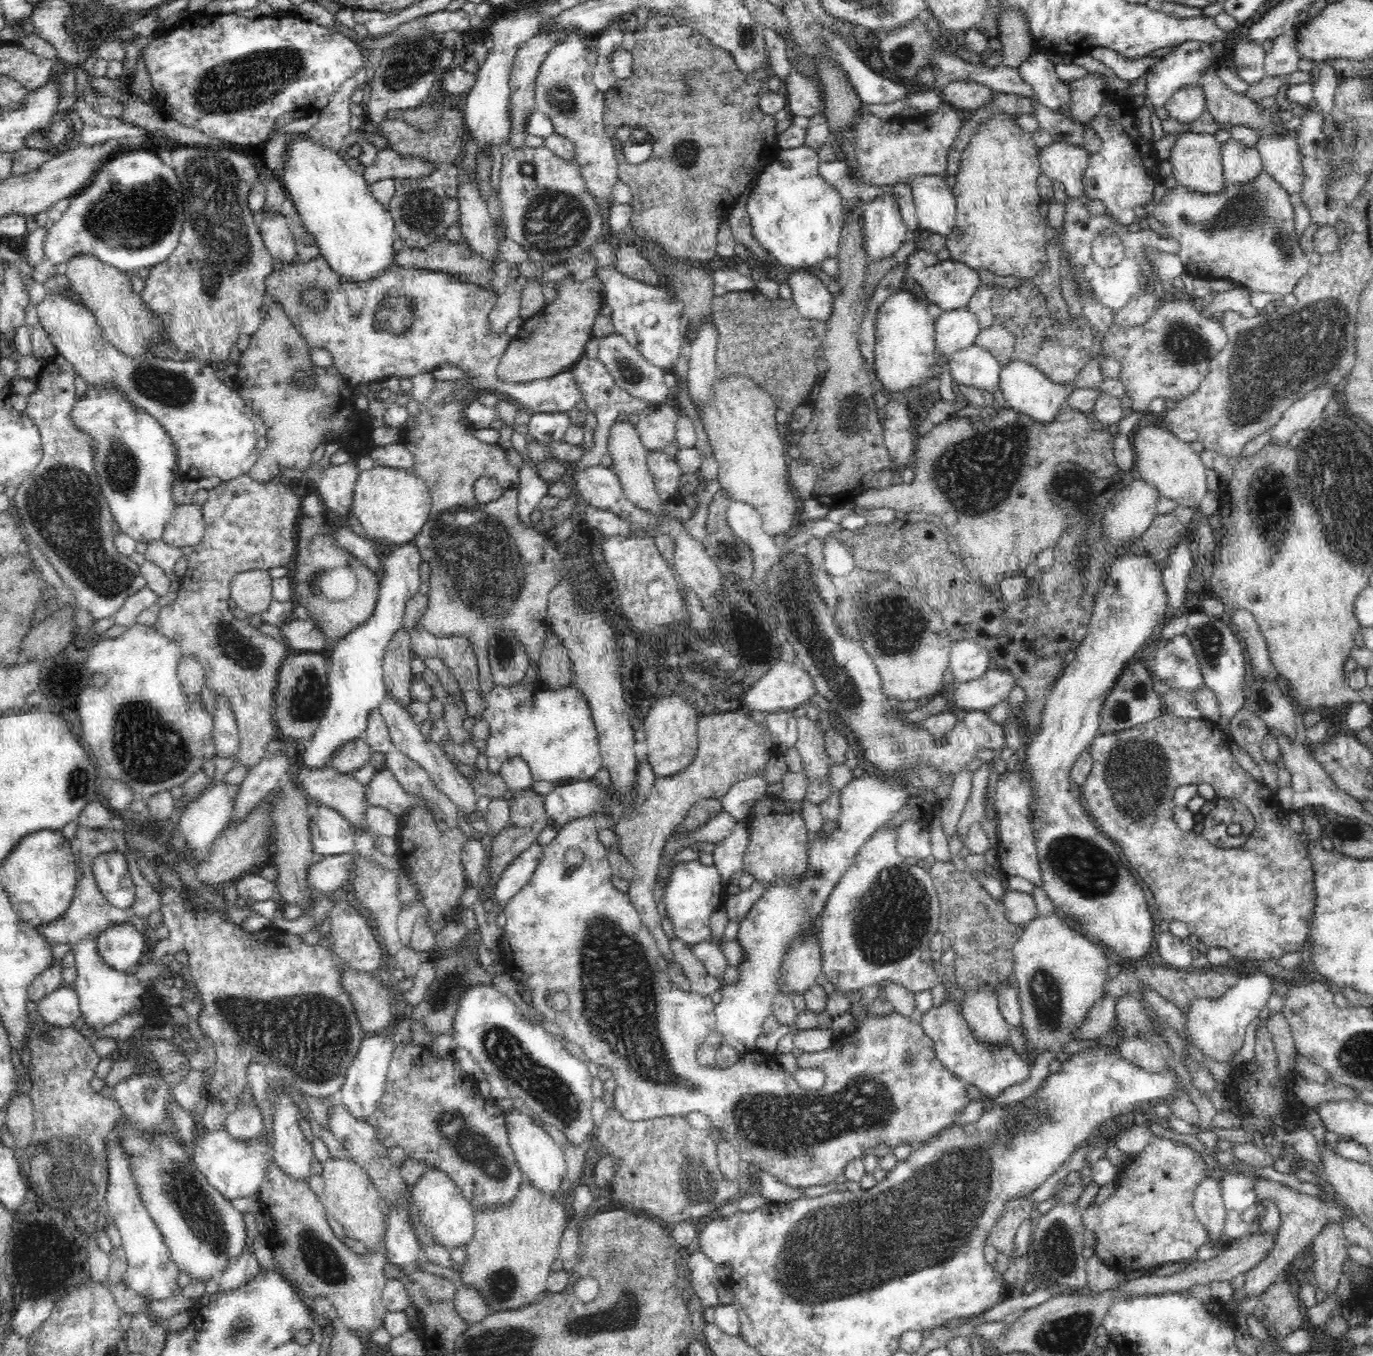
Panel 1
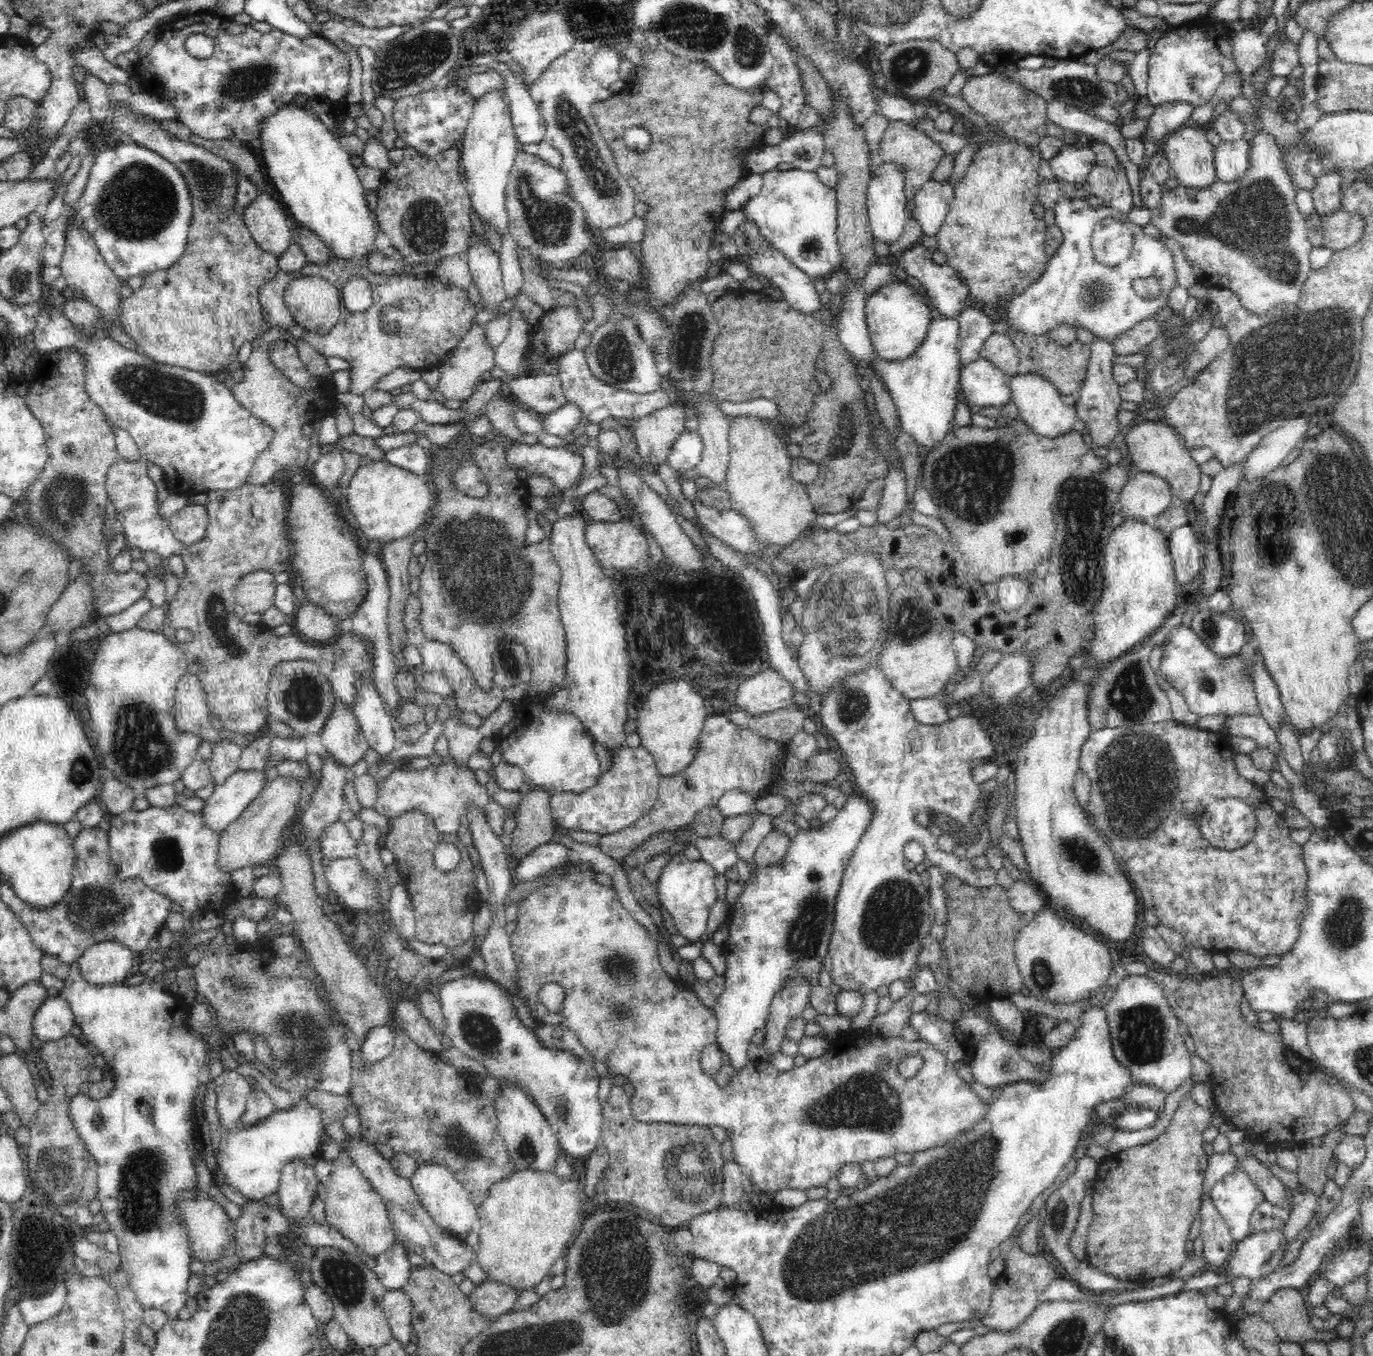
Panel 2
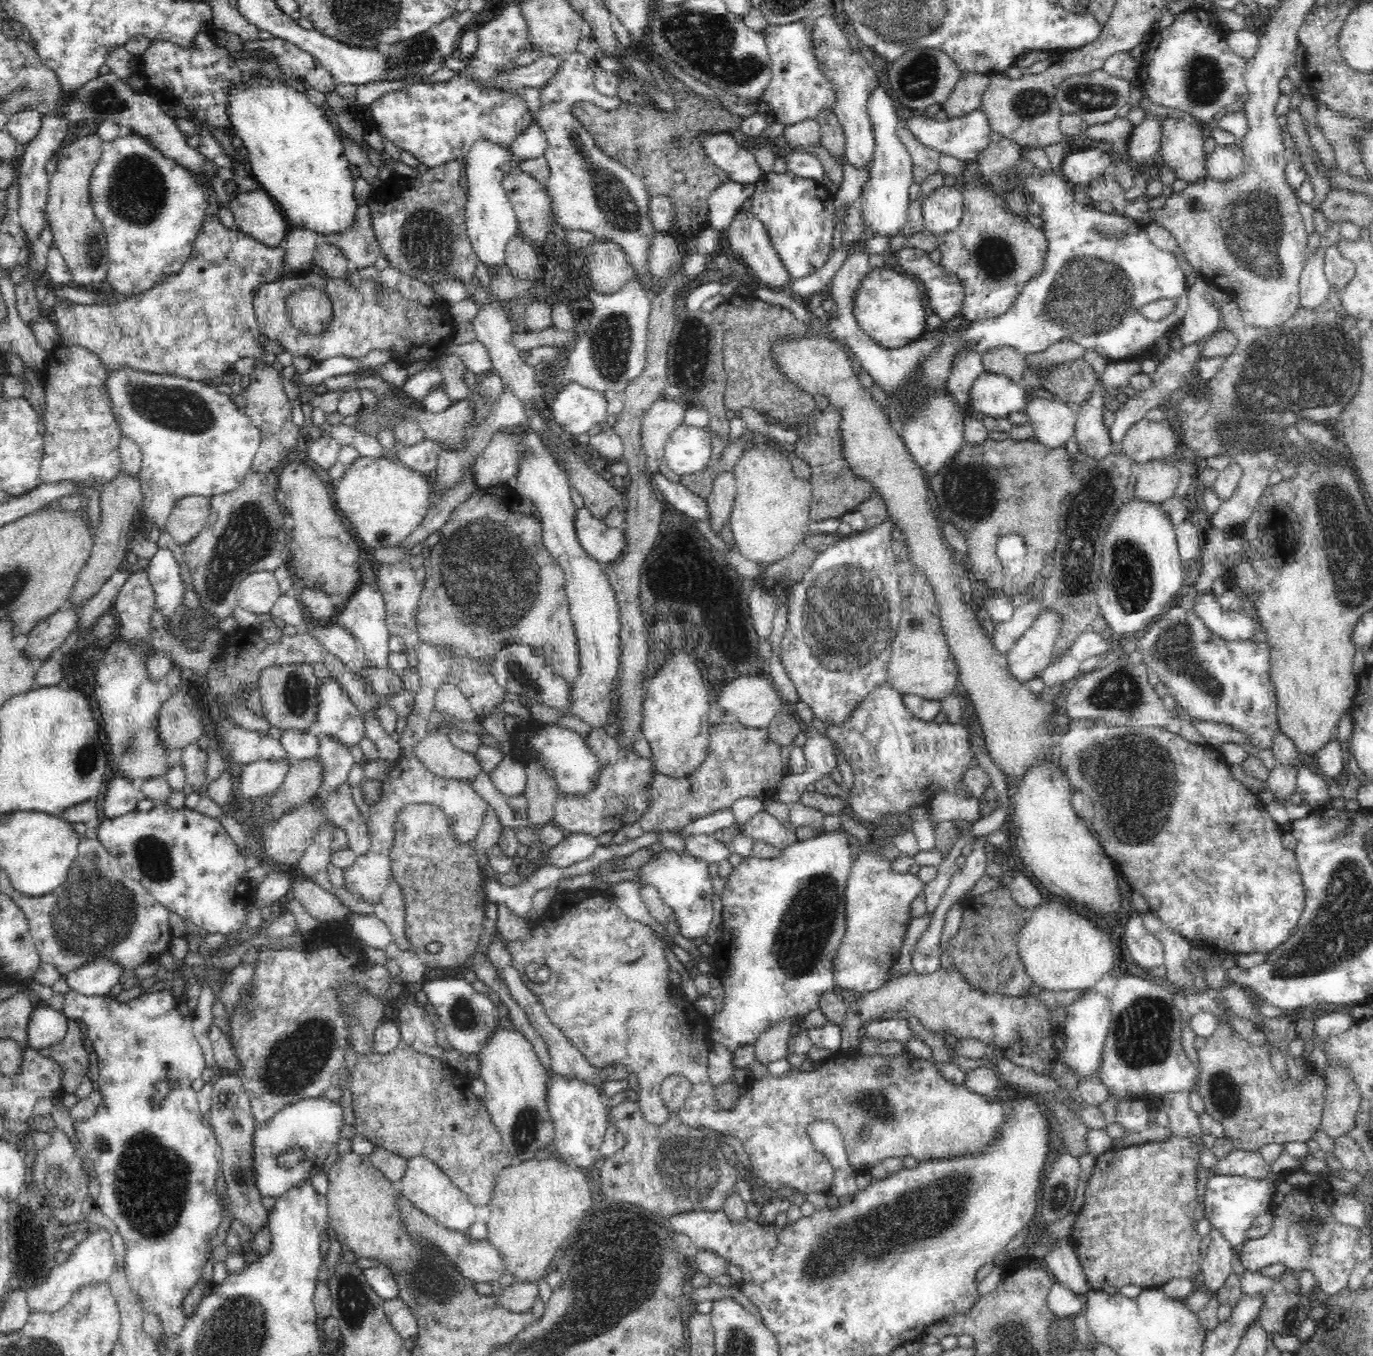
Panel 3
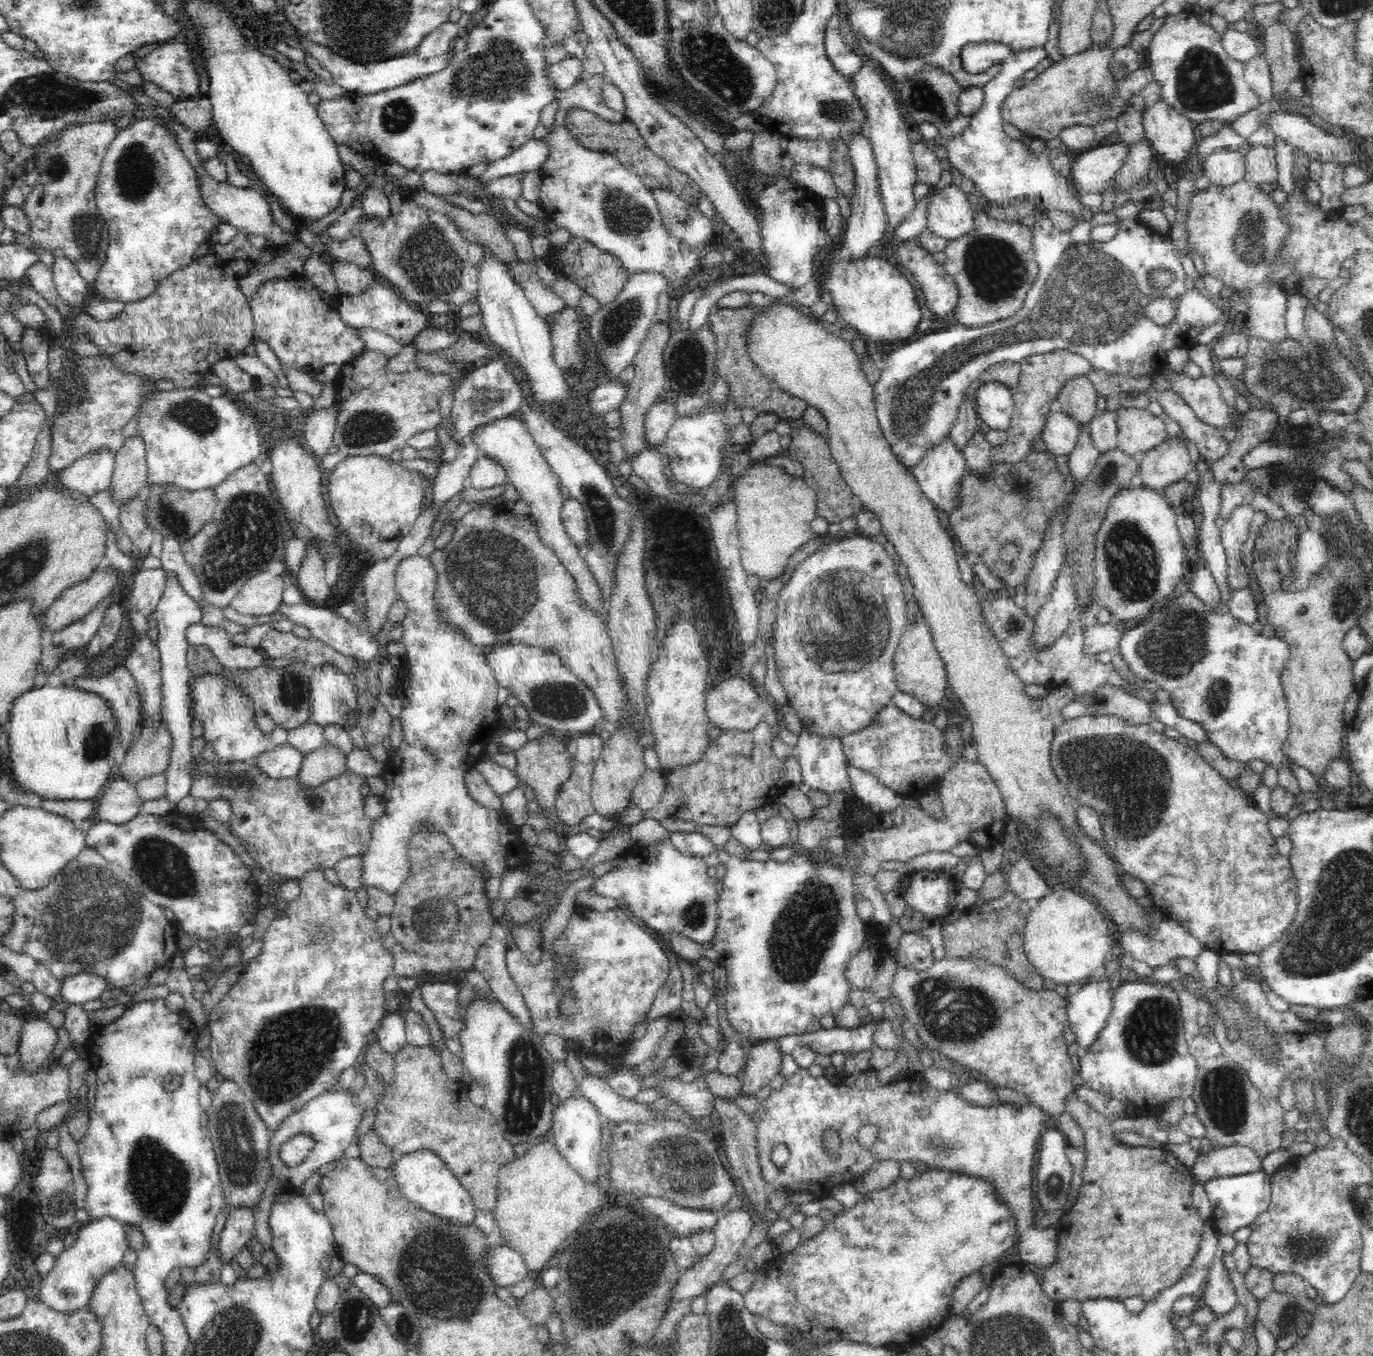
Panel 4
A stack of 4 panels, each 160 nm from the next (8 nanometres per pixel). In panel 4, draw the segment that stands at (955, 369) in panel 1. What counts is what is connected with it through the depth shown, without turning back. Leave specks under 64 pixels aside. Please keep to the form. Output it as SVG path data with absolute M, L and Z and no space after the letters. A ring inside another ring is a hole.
M988 381L976 390L976 413L992 430L1006 431L1014 413L1014 390L1000 381Z

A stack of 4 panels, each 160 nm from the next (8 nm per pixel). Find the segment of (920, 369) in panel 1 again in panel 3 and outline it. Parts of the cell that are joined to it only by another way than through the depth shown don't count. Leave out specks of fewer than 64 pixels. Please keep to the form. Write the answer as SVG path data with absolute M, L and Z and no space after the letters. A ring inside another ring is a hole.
M871 268L854 293L853 313L858 326L884 348L902 348L919 339L926 330L926 310L918 284L888 268Z

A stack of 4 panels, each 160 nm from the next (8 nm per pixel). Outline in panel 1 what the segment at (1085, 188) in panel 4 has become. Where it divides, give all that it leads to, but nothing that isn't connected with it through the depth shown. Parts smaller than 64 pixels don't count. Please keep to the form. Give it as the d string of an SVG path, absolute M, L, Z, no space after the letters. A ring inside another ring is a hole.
M1053 141L1050 146L1038 149L1039 167L1043 174L1046 174L1053 182L1060 182L1064 185L1065 192L1069 196L1069 201L1084 196L1083 174L1086 170L1087 161L1091 152L1083 145L1068 144L1064 141Z

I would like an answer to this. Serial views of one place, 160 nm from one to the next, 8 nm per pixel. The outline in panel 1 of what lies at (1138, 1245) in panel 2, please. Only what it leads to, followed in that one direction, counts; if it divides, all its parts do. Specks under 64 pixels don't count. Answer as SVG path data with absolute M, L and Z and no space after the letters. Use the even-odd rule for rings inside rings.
M1153 1135L1141 1153L1128 1156L1128 1160L1115 1178L1114 1193L1102 1203L1082 1210L1086 1229L1096 1235L1095 1253L1108 1266L1118 1272L1143 1270L1150 1272L1162 1264L1194 1258L1198 1249L1209 1242L1209 1233L1200 1224L1193 1209L1194 1192L1204 1176L1213 1175L1212 1164L1184 1143Z

